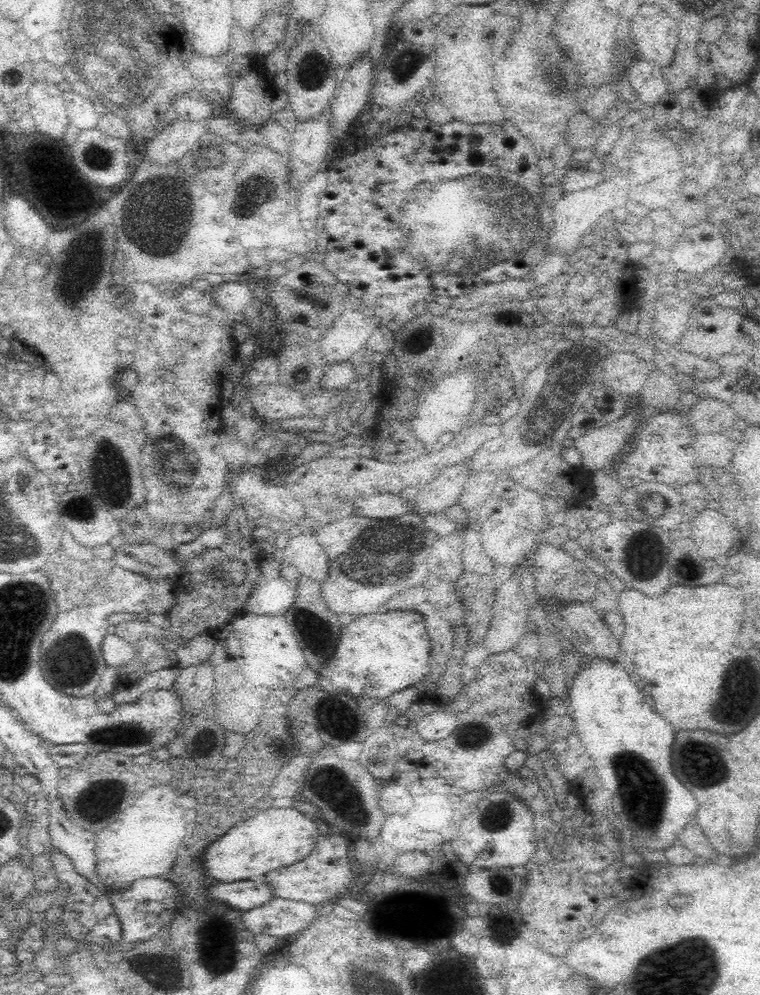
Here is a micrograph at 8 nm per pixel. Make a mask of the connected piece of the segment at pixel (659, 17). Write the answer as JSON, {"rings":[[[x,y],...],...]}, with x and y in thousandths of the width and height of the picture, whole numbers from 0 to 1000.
{"rings":[[[845,4],[832,18],[832,40],[850,60],[867,69],[880,65],[892,44],[892,23],[863,4]]]}

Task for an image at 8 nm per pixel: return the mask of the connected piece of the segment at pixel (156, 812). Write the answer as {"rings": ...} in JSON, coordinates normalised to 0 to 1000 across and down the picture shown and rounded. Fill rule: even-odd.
{"rings":[[[226,786],[199,791],[184,798],[155,826],[125,839],[126,878],[150,897],[159,896],[182,882],[217,881],[230,868],[236,850],[250,834],[250,816],[232,807],[239,796]]]}

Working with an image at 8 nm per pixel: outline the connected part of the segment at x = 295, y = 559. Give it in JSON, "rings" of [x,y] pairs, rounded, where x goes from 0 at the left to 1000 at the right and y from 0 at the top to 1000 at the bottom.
{"rings":[[[411,536],[392,537],[387,541],[382,541],[370,551],[368,557],[372,567],[382,572],[384,578],[400,579],[418,586],[429,583],[433,579],[432,558]]]}

